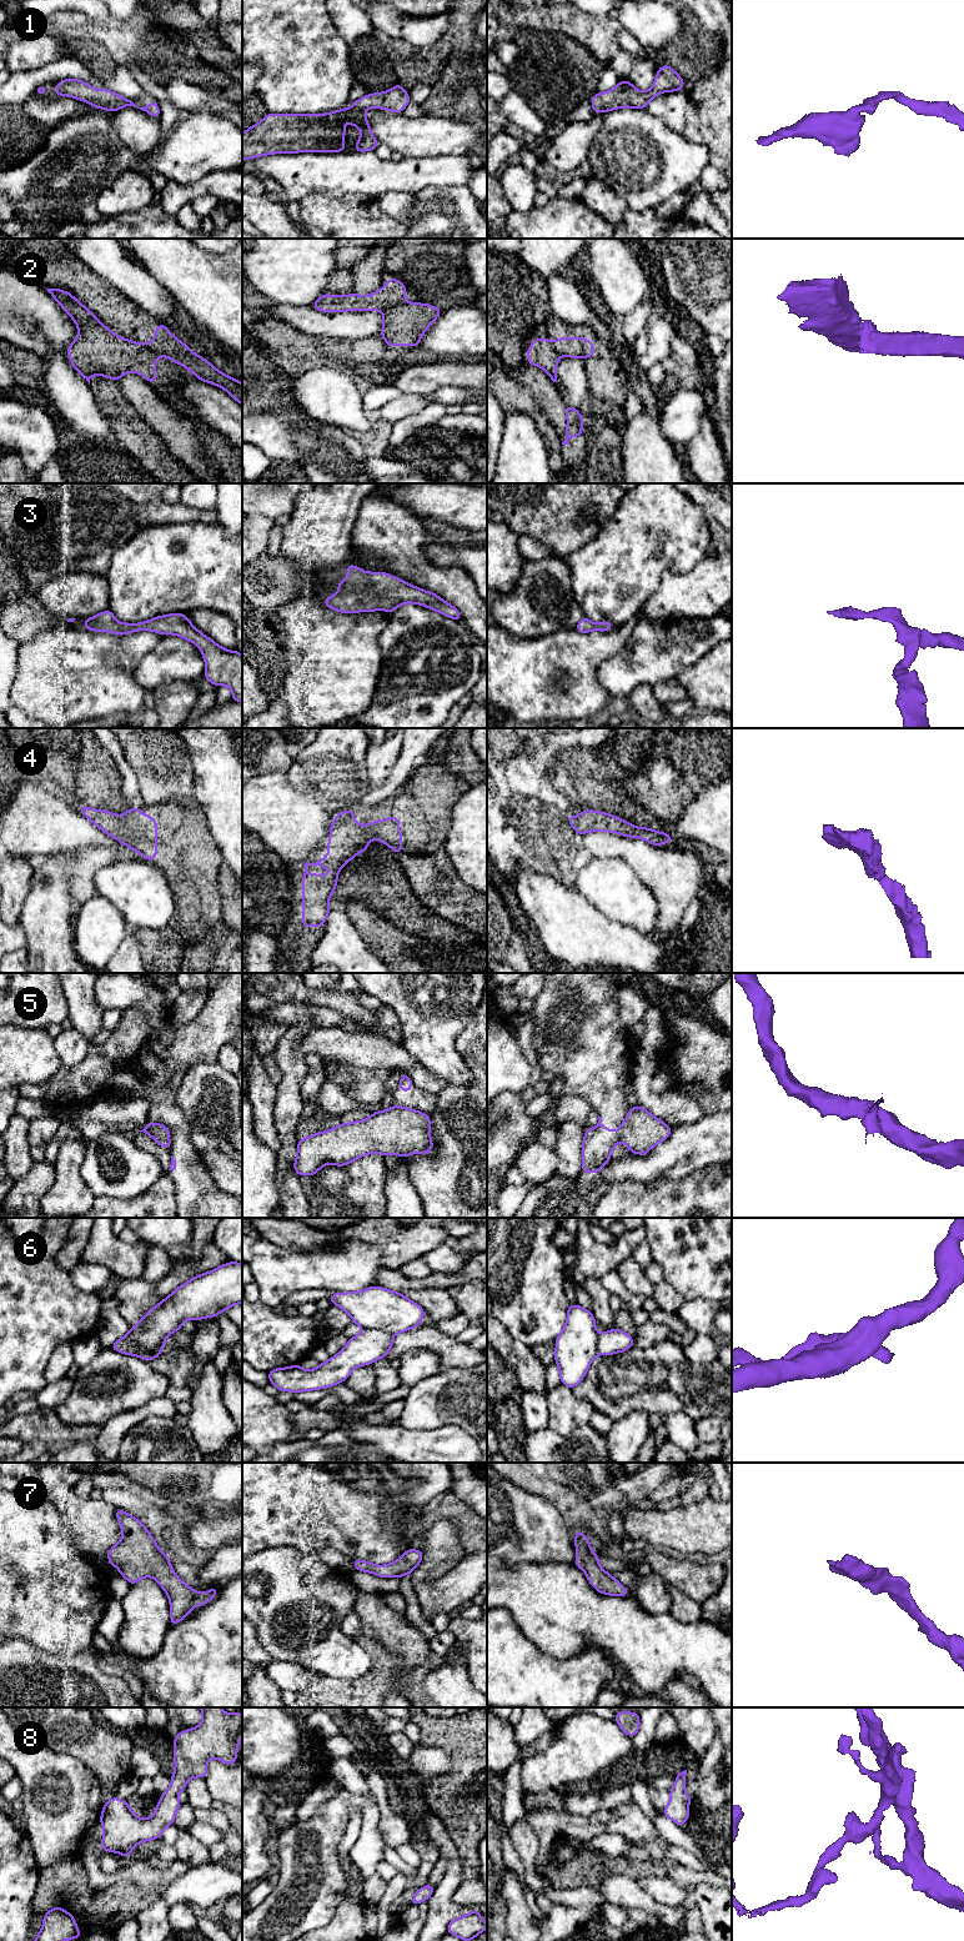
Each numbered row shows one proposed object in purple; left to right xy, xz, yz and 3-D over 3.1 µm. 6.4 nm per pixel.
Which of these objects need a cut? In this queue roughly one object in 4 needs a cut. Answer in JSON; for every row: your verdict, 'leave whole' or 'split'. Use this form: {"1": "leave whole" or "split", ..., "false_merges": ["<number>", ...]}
{"1": "leave whole", "2": "split", "3": "leave whole", "4": "leave whole", "5": "split", "6": "split", "7": "leave whole", "8": "leave whole", "false_merges": ["2", "5", "6"]}

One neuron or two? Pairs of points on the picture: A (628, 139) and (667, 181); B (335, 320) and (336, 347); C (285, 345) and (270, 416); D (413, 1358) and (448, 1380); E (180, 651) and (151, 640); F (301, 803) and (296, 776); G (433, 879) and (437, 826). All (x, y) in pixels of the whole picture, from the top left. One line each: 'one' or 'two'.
A: one
B: two
C: two
D: two
E: two
F: two
G: two

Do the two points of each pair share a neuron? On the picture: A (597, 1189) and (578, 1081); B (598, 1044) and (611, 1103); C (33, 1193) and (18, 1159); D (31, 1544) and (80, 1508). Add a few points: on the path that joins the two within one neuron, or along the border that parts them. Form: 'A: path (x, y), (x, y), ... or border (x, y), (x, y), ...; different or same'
A: path (593, 1162), (597, 1144), (604, 1135), (604, 1108); same
B: path (598, 1059), (602, 1081), (609, 1088); same
C: border (34, 1162), (15, 1180); different
D: border (51, 1501), (61, 1513), (68, 1538), (75, 1546); different

